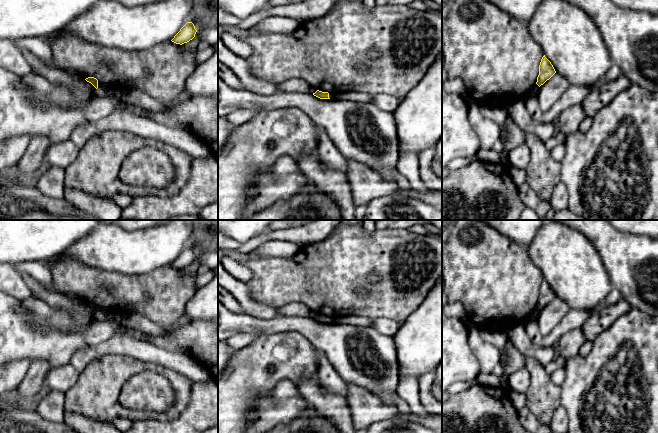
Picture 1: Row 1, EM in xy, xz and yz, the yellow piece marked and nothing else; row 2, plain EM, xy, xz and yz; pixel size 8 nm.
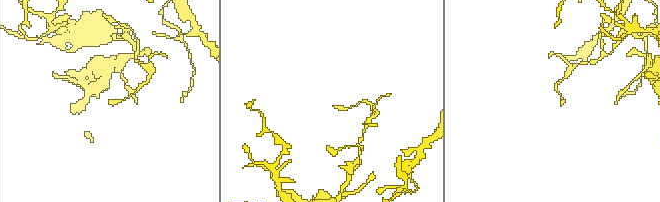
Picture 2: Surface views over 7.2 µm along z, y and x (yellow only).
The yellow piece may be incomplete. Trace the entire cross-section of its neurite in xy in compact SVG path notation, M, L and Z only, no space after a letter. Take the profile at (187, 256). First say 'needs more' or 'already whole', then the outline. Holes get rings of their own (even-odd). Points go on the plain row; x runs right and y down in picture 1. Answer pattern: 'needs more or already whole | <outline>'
already whole | M187 246L171 264L176 268L184 268L195 261L197 254L192 246Z

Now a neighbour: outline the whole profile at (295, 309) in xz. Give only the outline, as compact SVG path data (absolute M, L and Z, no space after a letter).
M292 302L278 309L278 316L285 317L315 317L317 313L299 302Z

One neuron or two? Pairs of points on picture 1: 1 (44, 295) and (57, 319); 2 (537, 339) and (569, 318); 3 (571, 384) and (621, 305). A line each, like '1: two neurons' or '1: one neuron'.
1: two neurons
2: one neuron
3: two neurons

